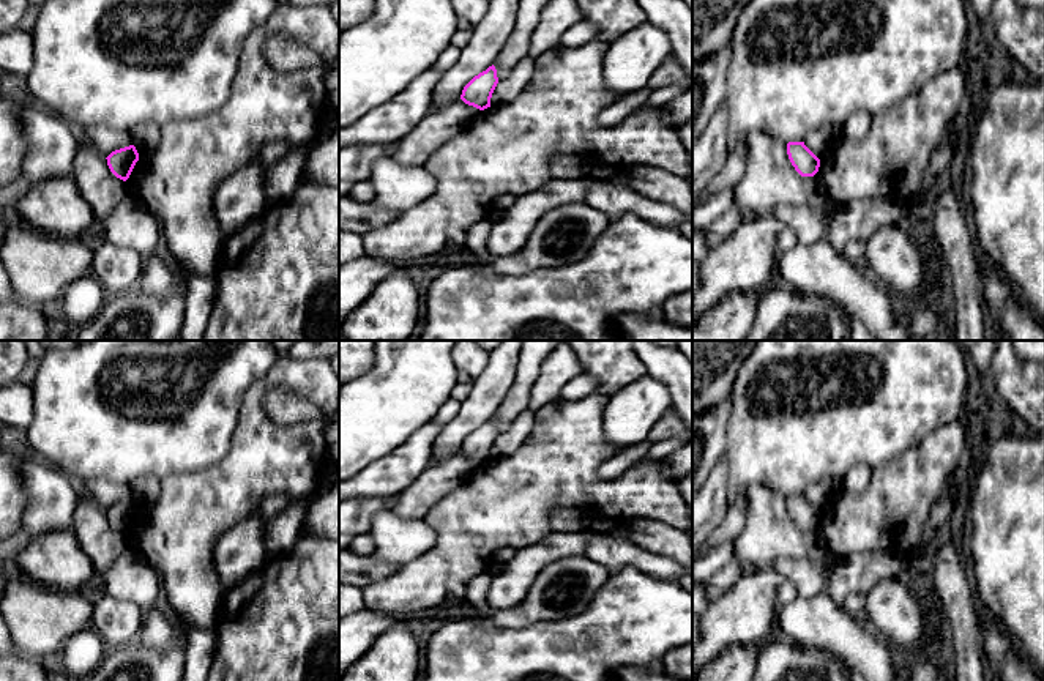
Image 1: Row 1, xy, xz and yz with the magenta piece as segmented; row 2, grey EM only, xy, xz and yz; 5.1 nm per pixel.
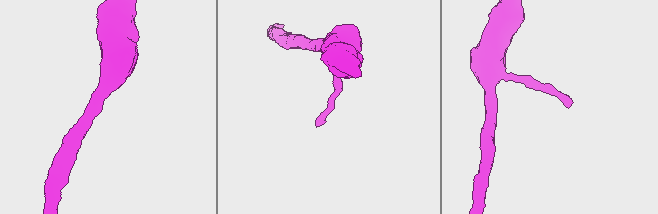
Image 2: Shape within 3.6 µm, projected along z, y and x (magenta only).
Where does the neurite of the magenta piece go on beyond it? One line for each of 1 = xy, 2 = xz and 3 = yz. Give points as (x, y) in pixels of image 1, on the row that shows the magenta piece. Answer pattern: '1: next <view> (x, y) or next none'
1: next none
2: next none
3: next none

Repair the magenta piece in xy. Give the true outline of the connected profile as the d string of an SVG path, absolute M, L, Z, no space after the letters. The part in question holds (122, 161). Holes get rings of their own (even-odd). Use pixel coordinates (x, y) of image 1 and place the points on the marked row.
M134 145L112 151L107 158L107 166L110 172L126 181L139 161L139 153Z

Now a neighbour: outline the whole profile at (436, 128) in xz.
M462 99L429 112L408 134L401 137L393 158L407 167L424 166L448 140L464 132L481 110Z

